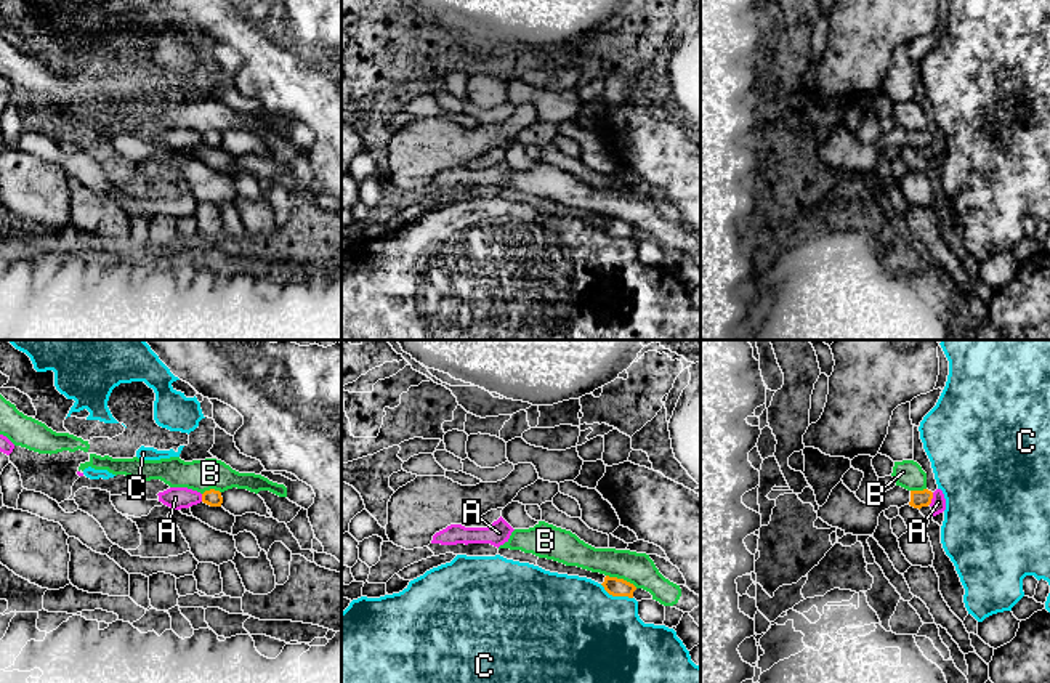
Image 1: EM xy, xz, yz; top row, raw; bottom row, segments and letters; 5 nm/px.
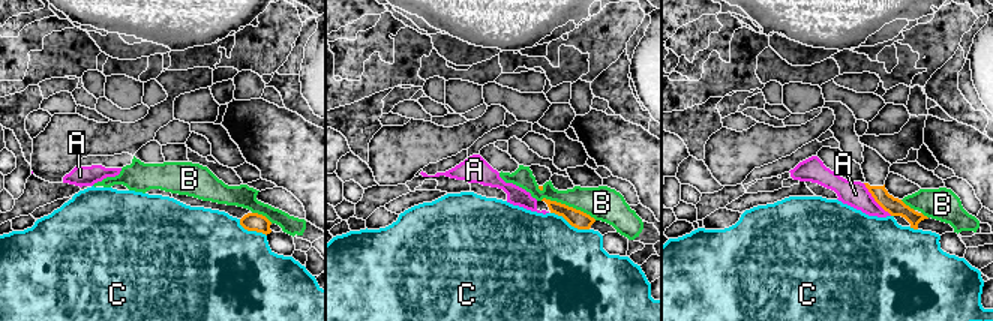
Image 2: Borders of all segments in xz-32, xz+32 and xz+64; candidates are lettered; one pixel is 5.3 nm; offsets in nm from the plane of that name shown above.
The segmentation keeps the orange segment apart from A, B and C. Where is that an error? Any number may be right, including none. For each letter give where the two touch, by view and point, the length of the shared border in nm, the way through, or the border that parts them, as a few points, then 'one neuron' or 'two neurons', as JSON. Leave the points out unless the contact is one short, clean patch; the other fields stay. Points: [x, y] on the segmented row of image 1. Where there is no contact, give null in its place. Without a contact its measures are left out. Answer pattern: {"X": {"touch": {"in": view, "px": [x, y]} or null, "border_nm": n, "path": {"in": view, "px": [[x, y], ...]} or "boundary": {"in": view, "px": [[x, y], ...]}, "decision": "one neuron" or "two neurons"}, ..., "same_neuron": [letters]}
{"A": {"touch": {"in": "yz", "px": [932, 497]}, "border_nm": 70, "boundary": {"in": "yz", "px": [[933, 493], [928, 504]]}, "decision": "two neurons"}, "B": {"touch": {"in": "xz", "px": [622, 579]}, "border_nm": 170, "decision": "two neurons"}, "C": {"touch": {"in": "xz", "px": [616, 595]}, "border_nm": 180, "boundary": {"in": "xz", "px": [[600, 584], [613, 595], [632, 598]]}, "decision": "two neurons"}, "same_neuron": []}

